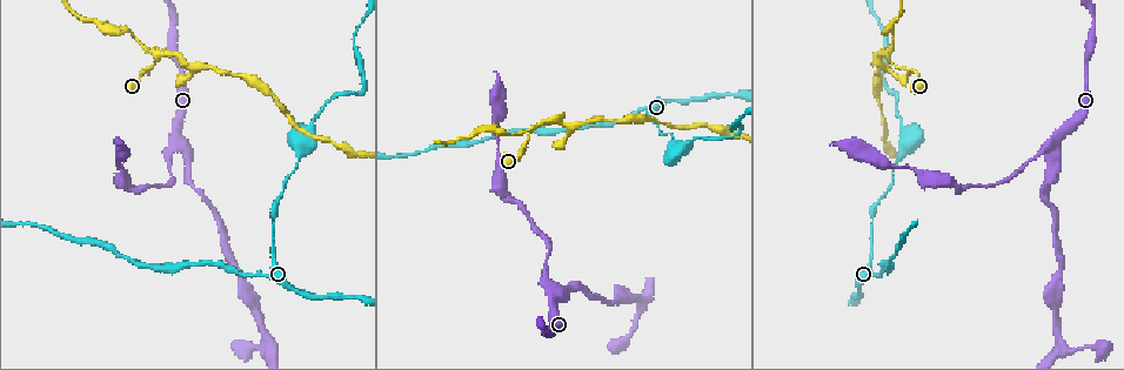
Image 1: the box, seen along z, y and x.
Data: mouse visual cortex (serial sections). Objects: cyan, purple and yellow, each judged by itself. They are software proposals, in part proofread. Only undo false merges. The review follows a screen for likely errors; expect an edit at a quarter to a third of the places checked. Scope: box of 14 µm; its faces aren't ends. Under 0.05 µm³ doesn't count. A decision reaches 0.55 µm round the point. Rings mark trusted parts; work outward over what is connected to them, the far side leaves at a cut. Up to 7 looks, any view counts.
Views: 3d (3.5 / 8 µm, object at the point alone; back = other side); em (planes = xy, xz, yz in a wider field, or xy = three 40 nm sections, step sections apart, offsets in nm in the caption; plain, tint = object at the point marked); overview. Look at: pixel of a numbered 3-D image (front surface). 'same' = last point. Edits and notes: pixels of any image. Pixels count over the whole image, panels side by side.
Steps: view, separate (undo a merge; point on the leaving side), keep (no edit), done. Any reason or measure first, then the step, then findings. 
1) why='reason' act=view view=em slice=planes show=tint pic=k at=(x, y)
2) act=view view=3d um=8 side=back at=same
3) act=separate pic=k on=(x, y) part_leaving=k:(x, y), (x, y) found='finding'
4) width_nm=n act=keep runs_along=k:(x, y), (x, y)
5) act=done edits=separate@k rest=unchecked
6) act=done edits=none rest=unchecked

why='sudden change in width' act=view view=3d um=3.5 pic=1 at=(544, 281)

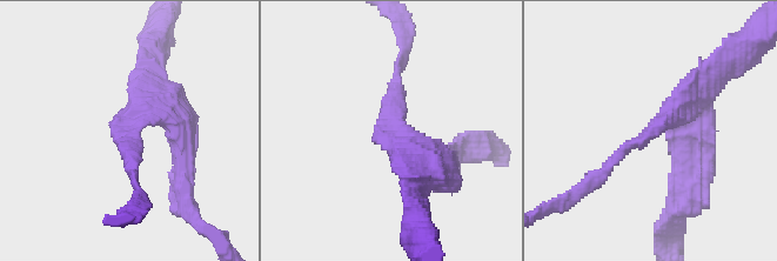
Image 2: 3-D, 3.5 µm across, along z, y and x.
arm_widths_nm=150,400 act=view view=em slice=planes show=tint pic=2 at=(393, 127)

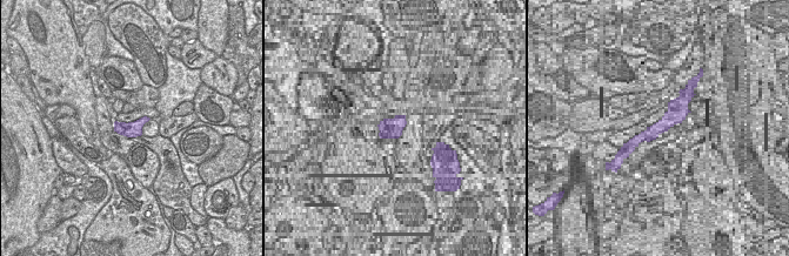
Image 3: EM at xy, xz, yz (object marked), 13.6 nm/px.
act=view view=em slice=xy step=5 show=tint at=same

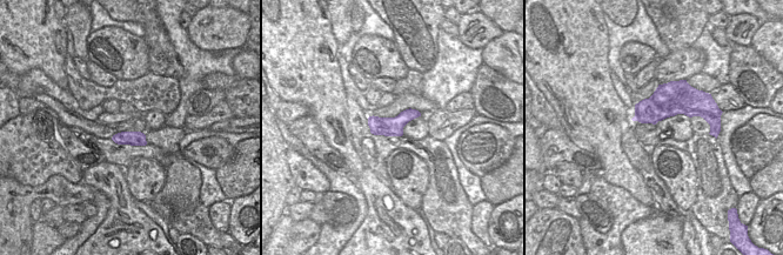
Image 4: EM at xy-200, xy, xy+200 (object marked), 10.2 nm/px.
act=keep runs_along=2:(700, 91), (595, 178) found='continuous, no second cell'

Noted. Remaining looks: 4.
act=view view=3d um=3.5 pic=1 at=(916, 171)

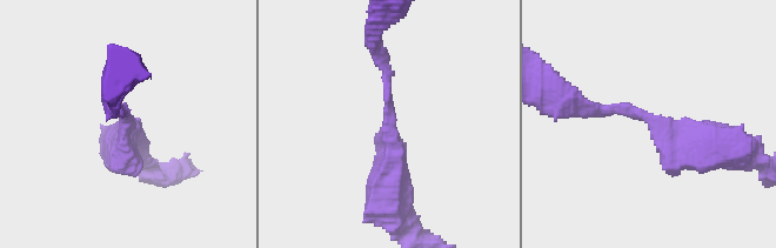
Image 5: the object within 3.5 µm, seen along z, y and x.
arm_widths_nm=150,400 act=view view=em slice=xy step=3 show=tint pic=5 at=(391, 117)

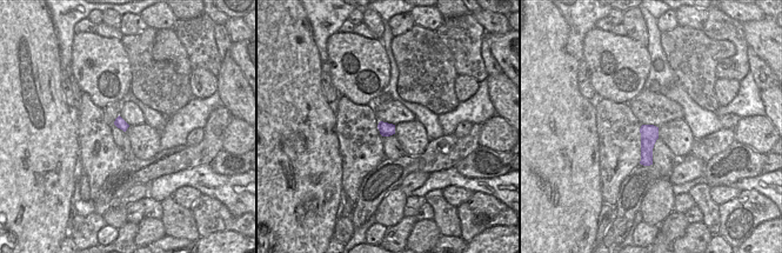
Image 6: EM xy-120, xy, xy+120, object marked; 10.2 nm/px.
why='another direction' act=view view=em slice=xy step=5 show=tint at=same

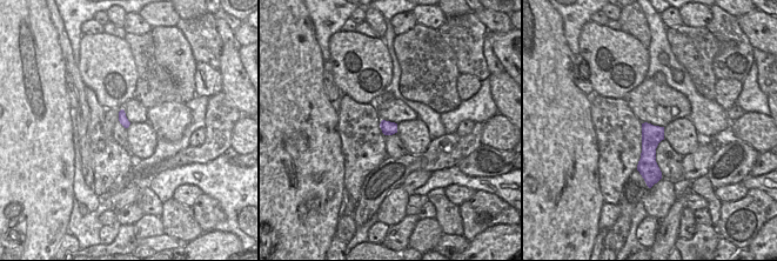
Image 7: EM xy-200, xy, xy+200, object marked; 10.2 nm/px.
width_nm=140 act=keep runs_along=5:(715, 146), (576, 99) found='one cell here'

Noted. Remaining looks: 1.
act=done edits=none rest=unchecked

